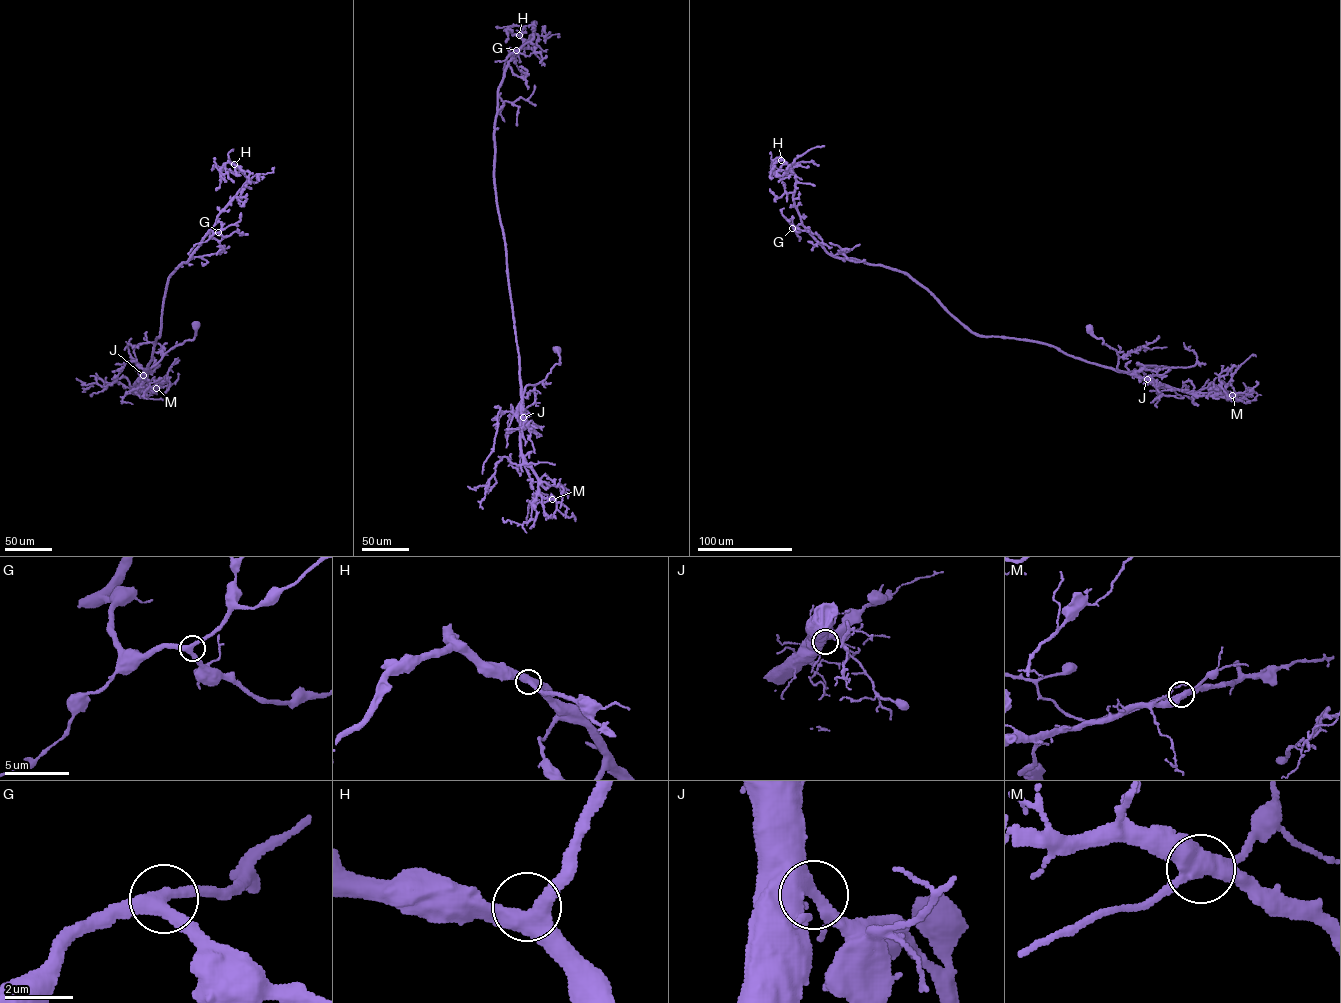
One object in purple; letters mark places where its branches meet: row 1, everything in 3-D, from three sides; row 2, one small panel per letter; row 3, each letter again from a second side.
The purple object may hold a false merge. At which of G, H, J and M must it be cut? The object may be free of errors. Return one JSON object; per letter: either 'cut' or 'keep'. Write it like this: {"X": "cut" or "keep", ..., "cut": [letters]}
{"G": "keep", "H": "keep", "J": "keep", "M": "cut", "cut": ["M"]}

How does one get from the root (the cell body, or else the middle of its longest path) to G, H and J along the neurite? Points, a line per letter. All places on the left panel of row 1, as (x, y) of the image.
G: (195, 325), (192, 340), (172, 347), (146, 369), (160, 336), (168, 278), (187, 262), (208, 232), (218, 232)
H: (195, 325), (192, 340), (172, 347), (146, 369), (160, 336), (168, 278), (187, 262), (247, 179), (234, 164)
J: (195, 325), (192, 340), (172, 347), (143, 375)

